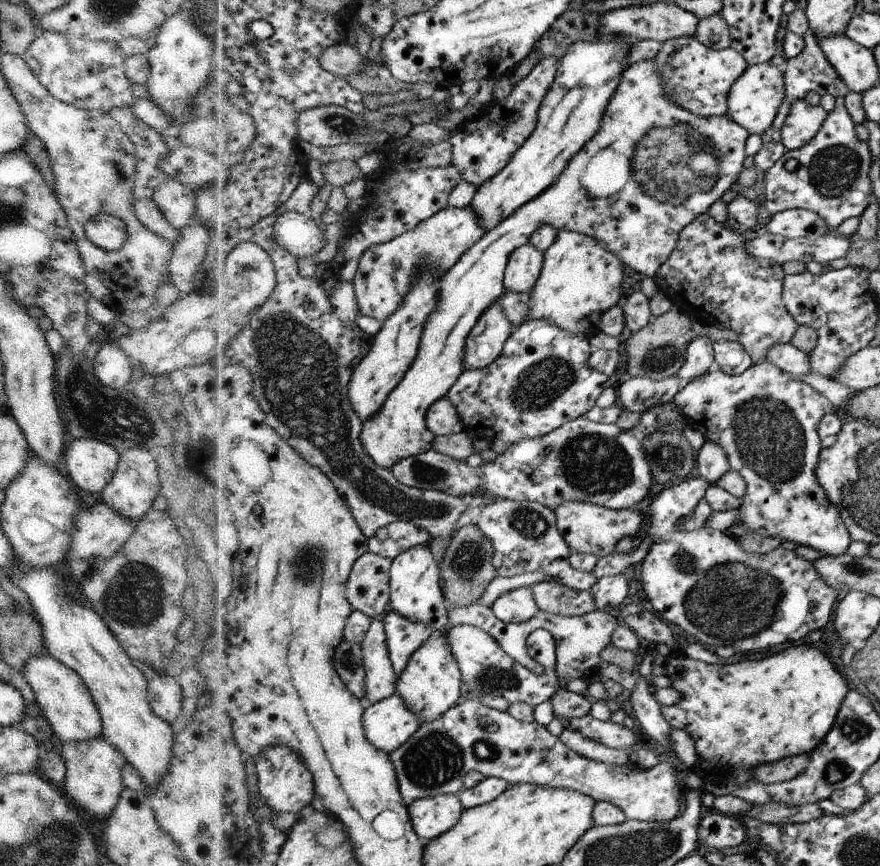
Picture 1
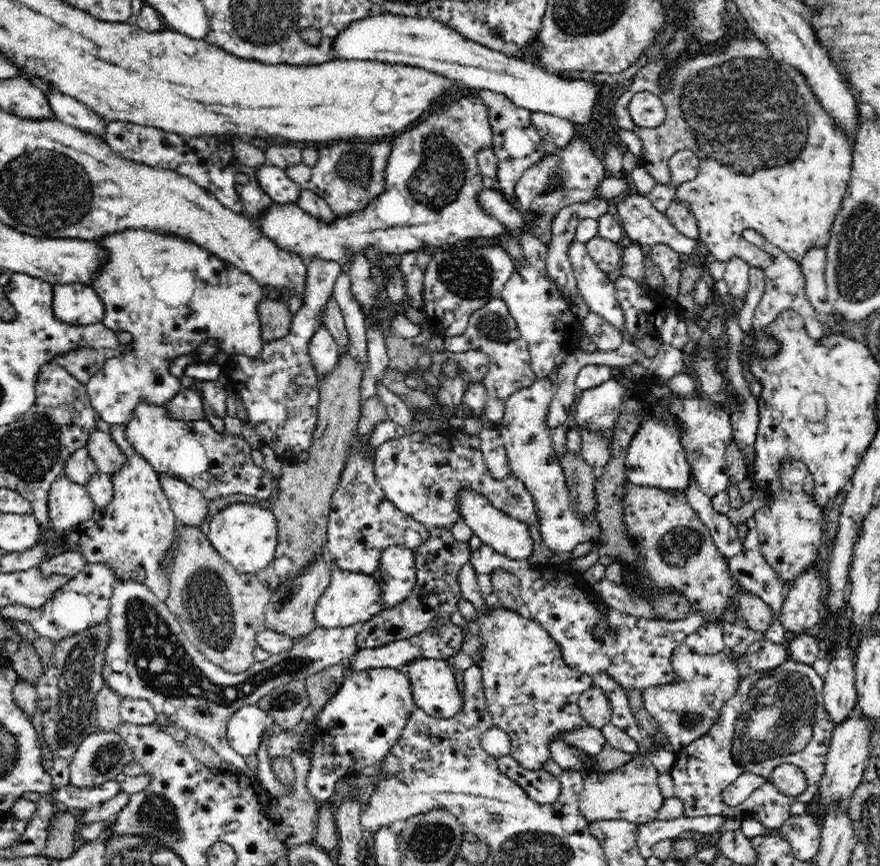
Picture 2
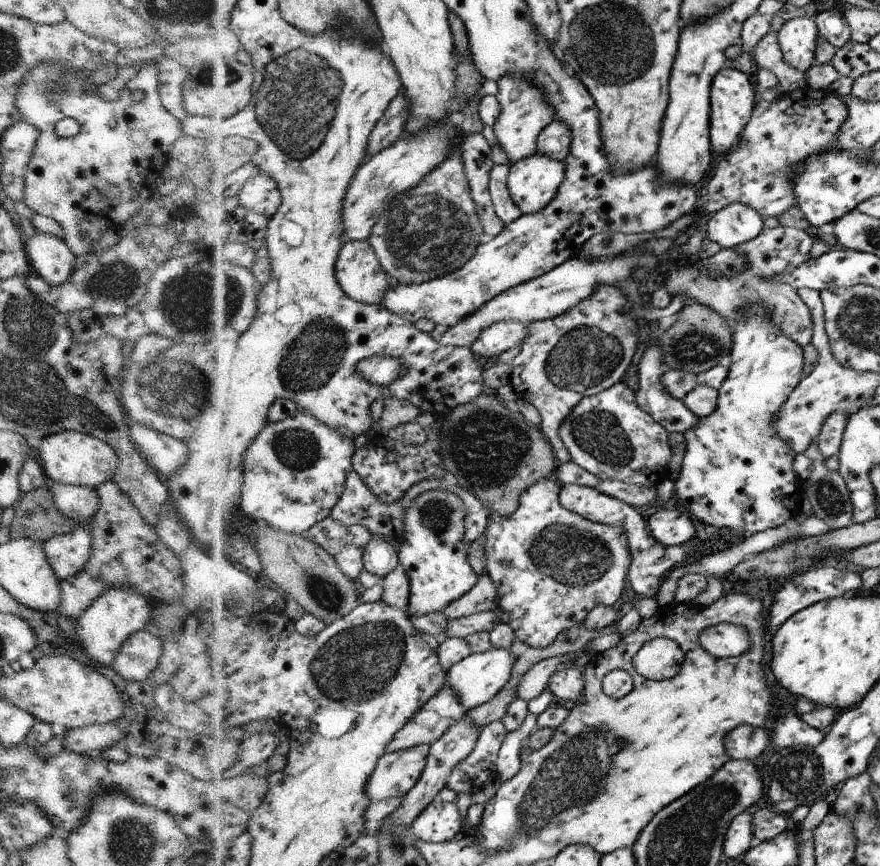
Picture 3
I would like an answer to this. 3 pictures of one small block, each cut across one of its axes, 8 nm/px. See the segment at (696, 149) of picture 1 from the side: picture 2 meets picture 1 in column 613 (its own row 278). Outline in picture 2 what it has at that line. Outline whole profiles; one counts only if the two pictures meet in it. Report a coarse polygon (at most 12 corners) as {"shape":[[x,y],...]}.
{"shape":[[140,228],[90,284],[134,338],[86,385],[99,419],[182,389],[170,360],[260,355],[250,275]]}

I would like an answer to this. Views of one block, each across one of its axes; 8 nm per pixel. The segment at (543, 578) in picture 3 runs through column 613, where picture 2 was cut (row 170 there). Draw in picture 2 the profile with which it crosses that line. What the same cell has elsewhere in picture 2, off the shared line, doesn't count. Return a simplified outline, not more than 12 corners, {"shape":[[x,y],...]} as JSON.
{"shape":[[574,136],[518,180],[514,199],[551,241],[561,208],[599,198],[606,178],[592,144]]}

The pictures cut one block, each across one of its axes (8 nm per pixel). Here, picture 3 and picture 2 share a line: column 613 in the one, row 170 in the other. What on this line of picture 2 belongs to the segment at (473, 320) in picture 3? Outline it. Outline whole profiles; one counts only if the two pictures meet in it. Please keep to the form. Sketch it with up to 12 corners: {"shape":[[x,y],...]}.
{"shape":[[267,163],[256,178],[275,203],[297,204],[302,188]]}

